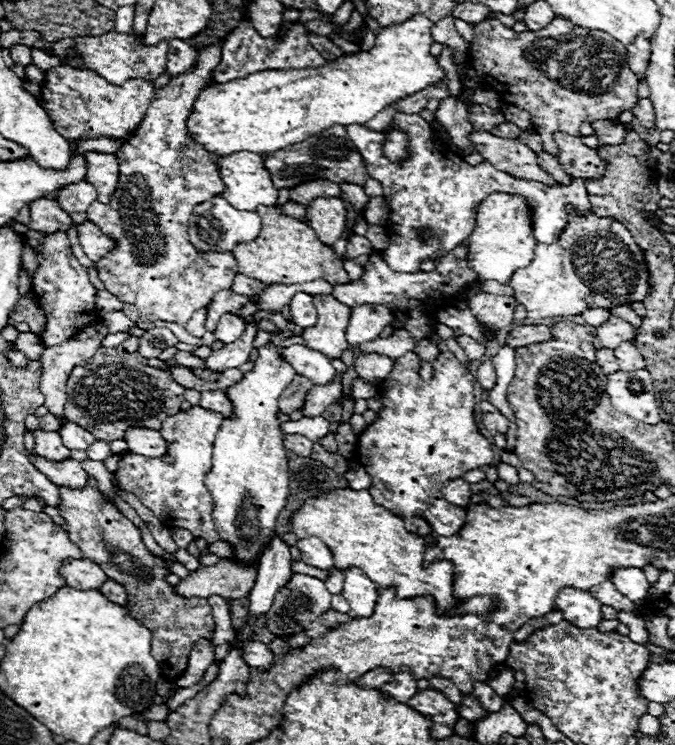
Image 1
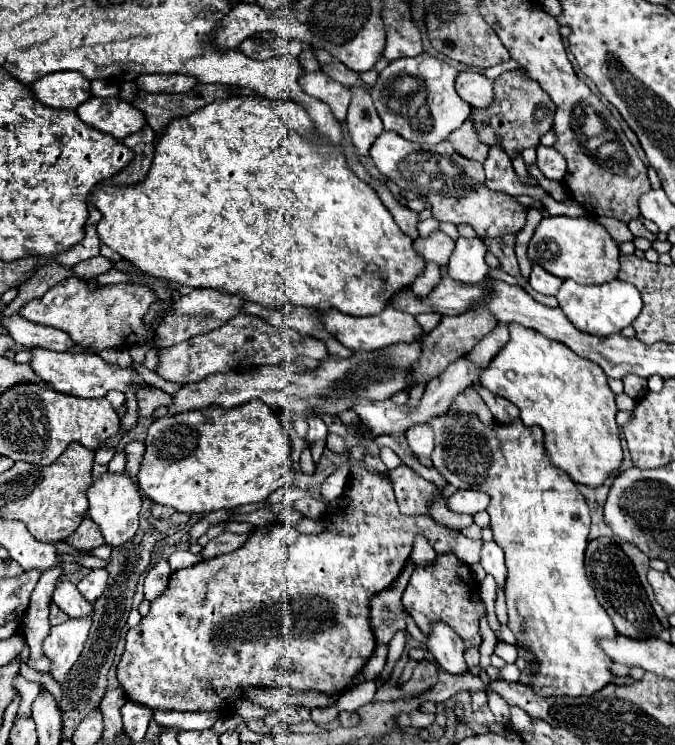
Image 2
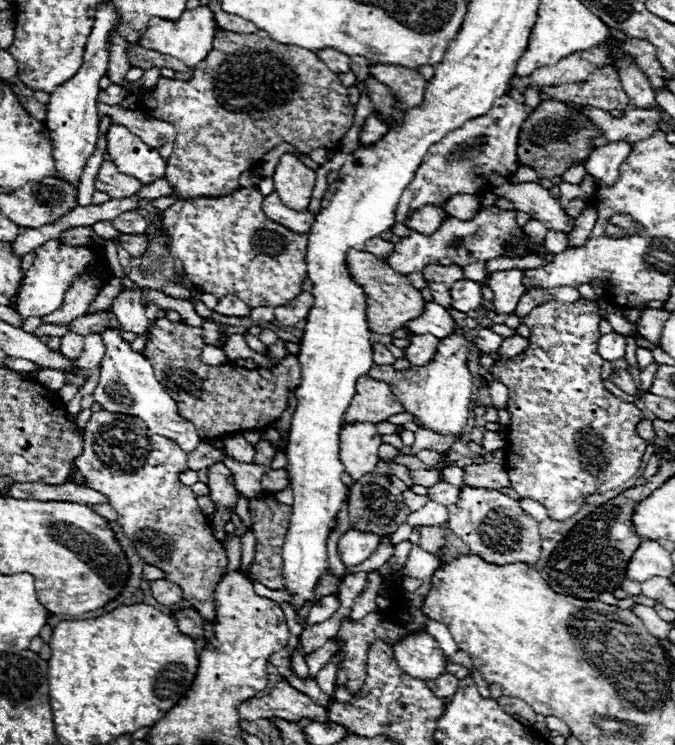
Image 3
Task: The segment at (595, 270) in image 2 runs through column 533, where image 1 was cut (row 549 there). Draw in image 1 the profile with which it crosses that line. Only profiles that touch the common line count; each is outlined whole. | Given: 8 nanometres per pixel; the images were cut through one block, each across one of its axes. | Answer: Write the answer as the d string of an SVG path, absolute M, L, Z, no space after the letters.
M272 342L258 348L258 360L244 378L226 388L228 400L234 404L234 416L226 418L214 442L212 470L206 474L206 488L216 502L214 522L222 540L236 546L234 558L254 560L270 540L276 514L284 508L288 496L288 450L284 448L284 432L278 420L278 396L294 378L294 368L282 358Z

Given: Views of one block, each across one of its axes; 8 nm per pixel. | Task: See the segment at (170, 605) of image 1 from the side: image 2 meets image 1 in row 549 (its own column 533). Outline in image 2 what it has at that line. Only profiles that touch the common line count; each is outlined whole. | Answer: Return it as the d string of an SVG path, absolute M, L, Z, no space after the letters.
M510 70L496 78L494 94L496 96L492 106L472 108L472 118L480 134L480 140L490 146L500 144L510 158L514 158L512 156L514 152L522 152L524 148L538 146L540 136L544 136L552 128L552 118L554 118L554 102L540 88L540 84L528 78L524 70Z

